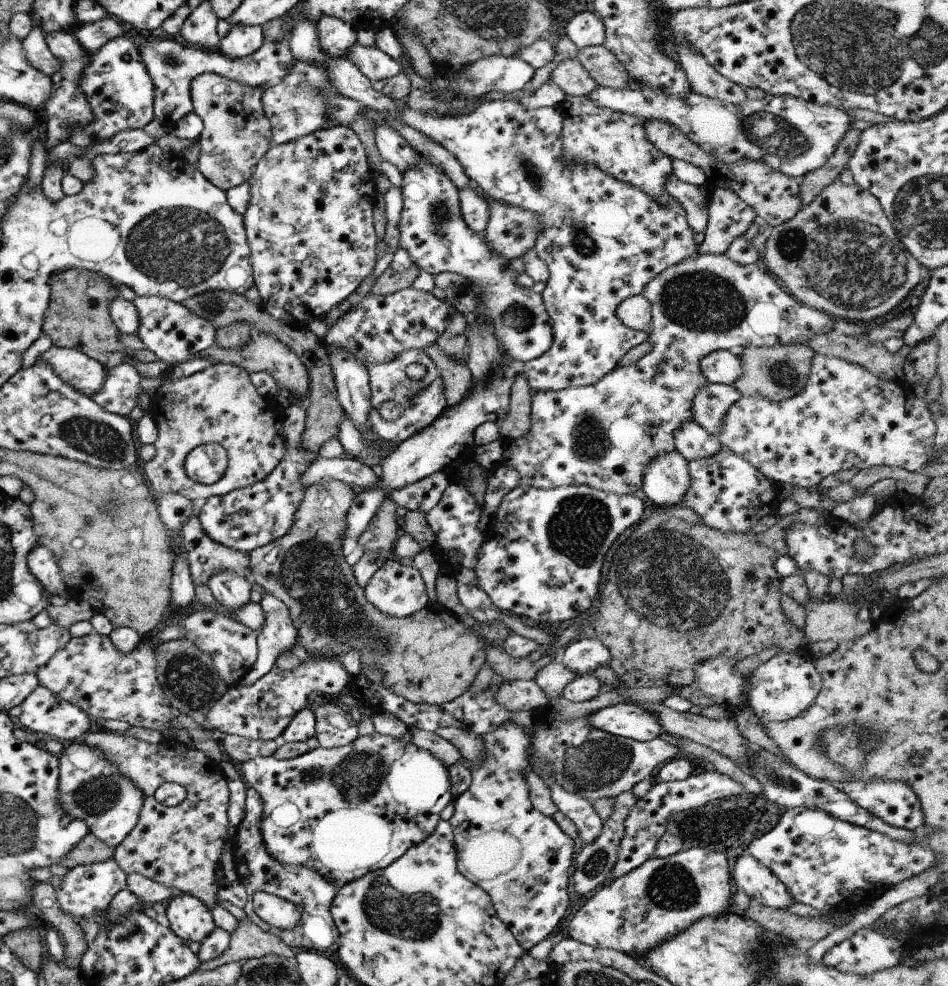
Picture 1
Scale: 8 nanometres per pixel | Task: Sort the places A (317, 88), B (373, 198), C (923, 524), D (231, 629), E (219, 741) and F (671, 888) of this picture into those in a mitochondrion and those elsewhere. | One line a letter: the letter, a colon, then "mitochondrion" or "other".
A: mitochondrion
B: other
C: other
D: other
E: other
F: mitochondrion

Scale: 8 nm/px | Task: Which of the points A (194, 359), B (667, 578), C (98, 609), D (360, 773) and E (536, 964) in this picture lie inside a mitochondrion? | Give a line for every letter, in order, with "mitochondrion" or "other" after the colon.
A: other
B: mitochondrion
C: other
D: mitochondrion
E: other

